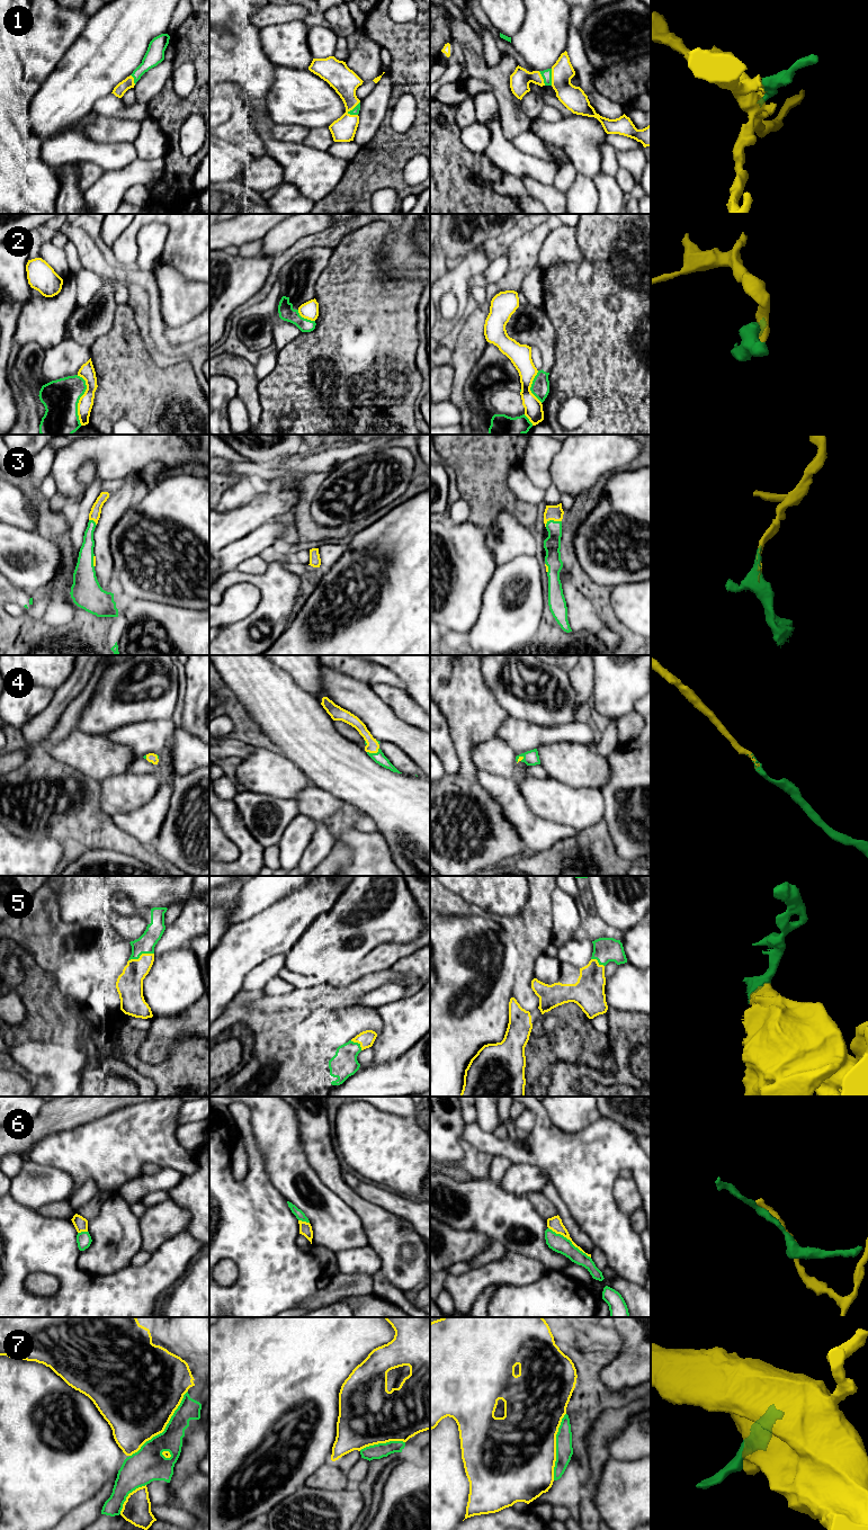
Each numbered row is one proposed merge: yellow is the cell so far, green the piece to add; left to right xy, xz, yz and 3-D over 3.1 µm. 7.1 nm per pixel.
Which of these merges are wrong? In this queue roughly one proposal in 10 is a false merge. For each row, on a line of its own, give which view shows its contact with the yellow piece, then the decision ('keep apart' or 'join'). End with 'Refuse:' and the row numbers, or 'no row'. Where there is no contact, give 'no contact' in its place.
1: xz | join
2: xy | keep apart
3: yz | join
4: xz | join
5: xy | join
6: yz | keep apart
7: xy | keep apart
Refuse: 2, 6, 7

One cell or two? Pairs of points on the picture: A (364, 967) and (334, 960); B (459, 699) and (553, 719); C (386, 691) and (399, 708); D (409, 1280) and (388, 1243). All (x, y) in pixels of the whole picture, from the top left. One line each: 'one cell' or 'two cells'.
A: two cells
B: two cells
C: one cell
D: one cell

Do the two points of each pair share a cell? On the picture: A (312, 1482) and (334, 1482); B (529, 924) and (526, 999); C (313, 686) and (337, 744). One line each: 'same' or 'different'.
A: same
B: same
C: same

